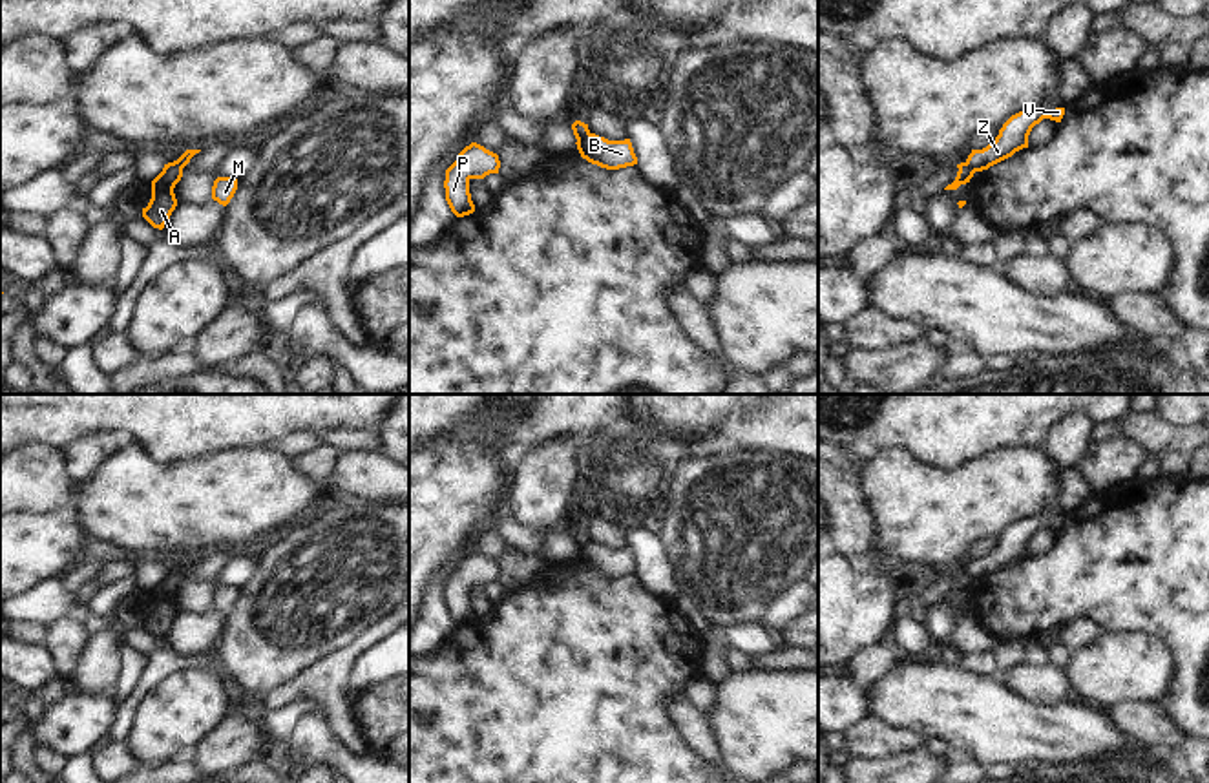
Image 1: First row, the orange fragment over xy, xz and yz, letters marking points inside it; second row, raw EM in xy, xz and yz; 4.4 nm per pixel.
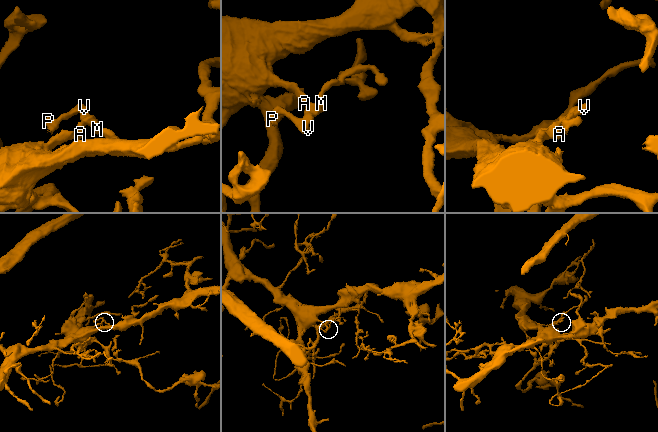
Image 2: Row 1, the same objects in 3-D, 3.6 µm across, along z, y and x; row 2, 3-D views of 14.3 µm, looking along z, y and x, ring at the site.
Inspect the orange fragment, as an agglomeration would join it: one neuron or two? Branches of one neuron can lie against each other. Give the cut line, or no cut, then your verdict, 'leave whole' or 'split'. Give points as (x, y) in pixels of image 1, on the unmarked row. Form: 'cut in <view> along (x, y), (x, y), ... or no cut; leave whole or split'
cut in xz along (588, 541), (578, 548); split

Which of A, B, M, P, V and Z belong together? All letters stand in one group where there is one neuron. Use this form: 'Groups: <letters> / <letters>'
Groups: A / B M P V Z

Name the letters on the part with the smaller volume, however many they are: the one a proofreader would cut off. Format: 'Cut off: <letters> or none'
Cut off: B, M, P, V, Z

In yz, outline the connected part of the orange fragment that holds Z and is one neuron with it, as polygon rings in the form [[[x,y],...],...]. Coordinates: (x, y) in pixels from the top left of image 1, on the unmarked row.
[[[1030,517],[1012,524],[992,553],[983,559],[972,559],[966,568],[968,577],[975,580],[988,579],[990,575],[1012,566],[1015,560],[1028,557],[1028,544],[1043,527],[1061,531],[1065,517],[1045,518]]]

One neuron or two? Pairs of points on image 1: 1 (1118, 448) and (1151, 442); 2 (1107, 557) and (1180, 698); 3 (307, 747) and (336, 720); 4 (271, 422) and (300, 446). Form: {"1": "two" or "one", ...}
{"1": "two", "2": "one", "3": "two", "4": "two"}

